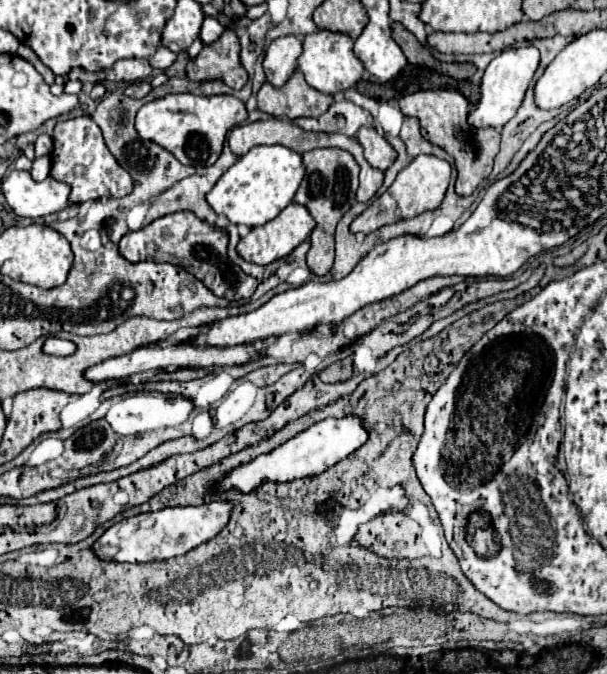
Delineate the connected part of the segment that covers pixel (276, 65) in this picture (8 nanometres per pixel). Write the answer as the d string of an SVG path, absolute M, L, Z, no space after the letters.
M294 35L274 39L266 49L264 57L264 71L268 83L272 83L274 87L282 87L296 71L296 61L300 53L302 53L302 39Z

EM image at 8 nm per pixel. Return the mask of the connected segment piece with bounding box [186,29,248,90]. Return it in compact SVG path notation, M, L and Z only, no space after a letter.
M226 29L218 41L206 45L198 57L190 59L186 65L186 77L190 81L206 81L222 77L226 85L234 90L240 90L246 81L248 73L238 65L240 43L232 29Z

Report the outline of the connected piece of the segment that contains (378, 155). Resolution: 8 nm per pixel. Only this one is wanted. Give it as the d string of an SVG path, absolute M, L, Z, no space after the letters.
M362 127L358 131L358 141L364 147L364 157L372 167L378 167L386 171L394 159L396 159L396 149L374 129L374 127Z

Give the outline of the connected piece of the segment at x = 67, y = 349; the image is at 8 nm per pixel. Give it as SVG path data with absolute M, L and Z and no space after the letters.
M50 337L46 343L44 343L44 351L48 355L70 355L74 353L74 343L70 341L64 341L64 339L56 339L56 337Z

